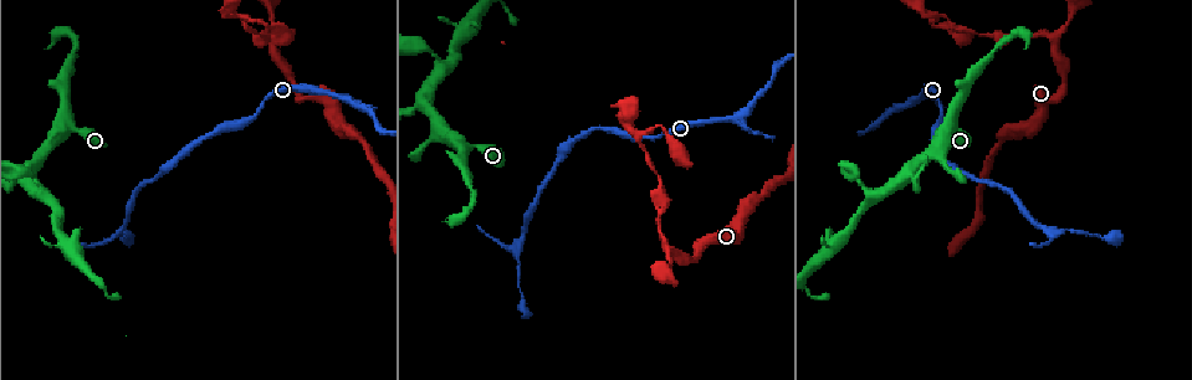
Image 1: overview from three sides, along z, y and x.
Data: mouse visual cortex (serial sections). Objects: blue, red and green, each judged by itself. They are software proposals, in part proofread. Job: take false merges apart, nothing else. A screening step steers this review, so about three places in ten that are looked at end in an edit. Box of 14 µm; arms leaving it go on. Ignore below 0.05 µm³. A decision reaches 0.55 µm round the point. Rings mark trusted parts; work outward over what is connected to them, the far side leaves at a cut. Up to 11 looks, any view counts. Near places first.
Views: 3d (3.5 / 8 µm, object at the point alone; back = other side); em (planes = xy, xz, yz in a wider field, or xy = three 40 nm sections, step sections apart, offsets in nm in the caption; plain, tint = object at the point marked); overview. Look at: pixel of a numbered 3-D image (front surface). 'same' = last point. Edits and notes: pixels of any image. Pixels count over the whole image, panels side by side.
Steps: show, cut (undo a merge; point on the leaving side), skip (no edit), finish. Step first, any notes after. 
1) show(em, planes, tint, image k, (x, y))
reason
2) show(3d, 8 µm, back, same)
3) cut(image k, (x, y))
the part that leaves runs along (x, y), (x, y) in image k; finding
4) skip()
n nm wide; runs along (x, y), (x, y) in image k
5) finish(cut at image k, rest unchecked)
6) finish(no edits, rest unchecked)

show(3d, 8 µm, image 1, (908, 171))
arms part here

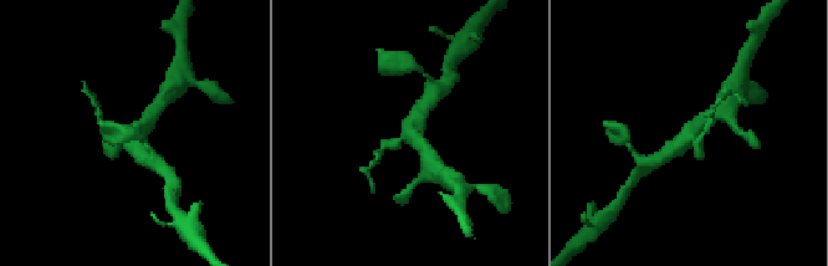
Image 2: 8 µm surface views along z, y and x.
show(3d, 3.5 µm, image 2, (688, 136))

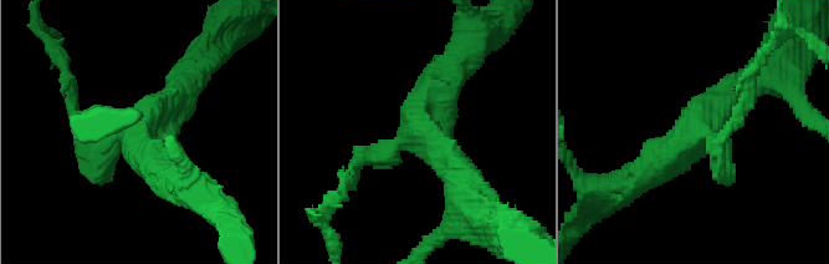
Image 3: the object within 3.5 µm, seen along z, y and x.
cut(image 3, (716, 169))
the part that leaves runs along (711, 136), (733, 178) in image 3; a second cell is stuck on

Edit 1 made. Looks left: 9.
show(3d, 3.5 µm, back, image 1, (1049, 232))
abrupt turn

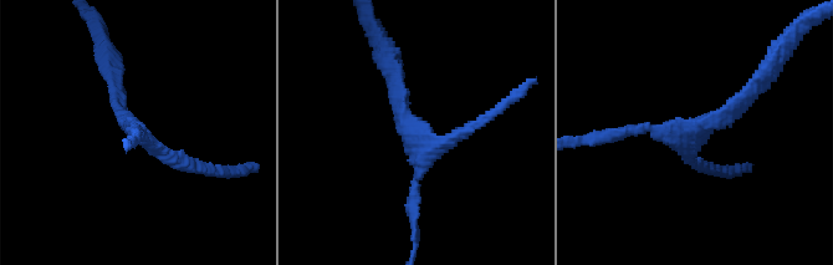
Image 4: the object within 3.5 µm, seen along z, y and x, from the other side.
show(em, xy, step 5, tint, image 4, (422, 132))

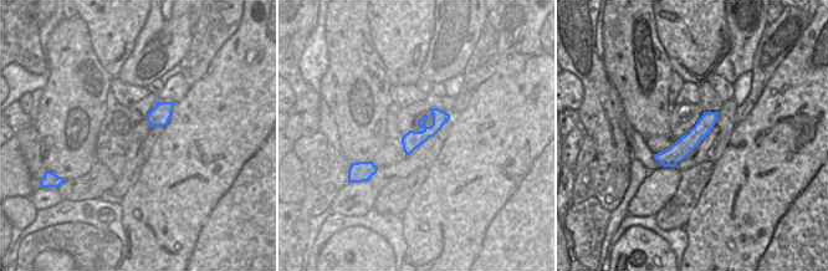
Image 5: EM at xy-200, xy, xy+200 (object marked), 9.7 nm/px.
skip()
runs along (752, 90), (695, 139), (618, 132) in image 4; one cell here

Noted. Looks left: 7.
show(3d, 8 µm, image 1, (1055, 40))
a fork

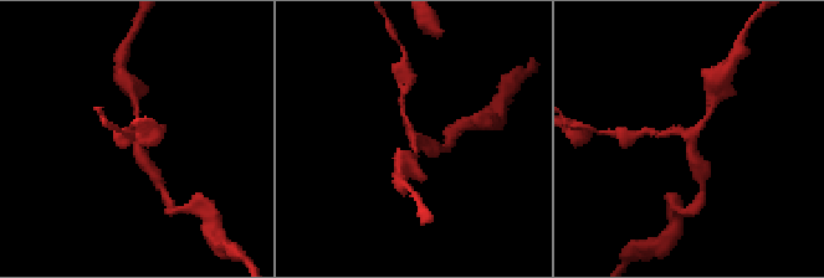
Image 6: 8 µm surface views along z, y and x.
show(3d, 3.5 µm, image 6, (416, 136))

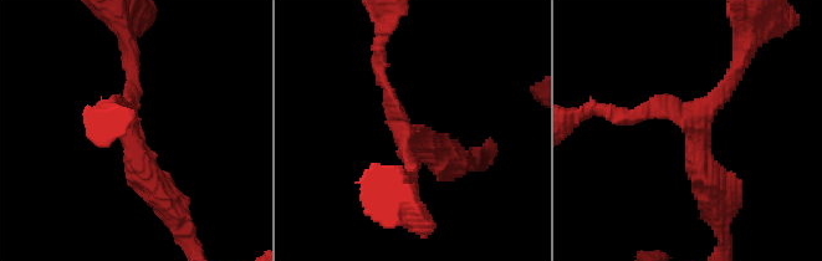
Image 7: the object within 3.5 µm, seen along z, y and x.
show(em, xy, step 2, tint, image 7, (691, 126))
3 arms; arms of 150, 200, 350 nm; shape alone is not enough

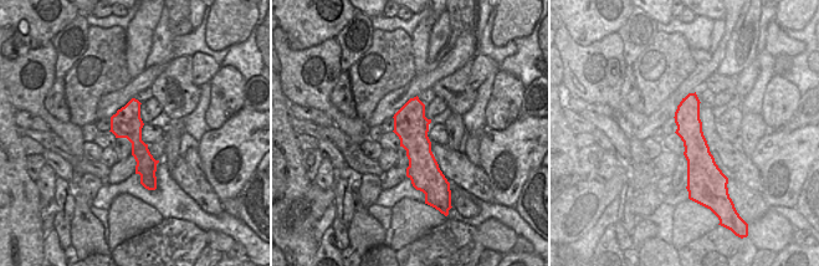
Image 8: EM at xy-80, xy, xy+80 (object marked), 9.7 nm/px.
skip()
340 nm wide; runs along (715, 196), (683, 116), (626, 116) in image 7; all the same cell

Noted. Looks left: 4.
show(3d, 3.5 µm, image 1, (638, 139))

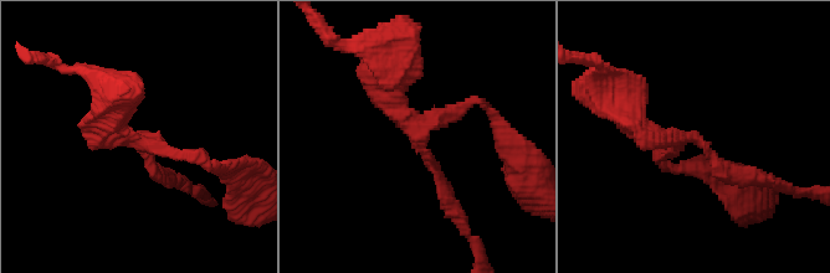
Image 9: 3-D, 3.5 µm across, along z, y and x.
show(em, xy, step 3, tint, image 9, (415, 132))
3 arms; arms of 150, 150, 200 nm; shape alone is not enough

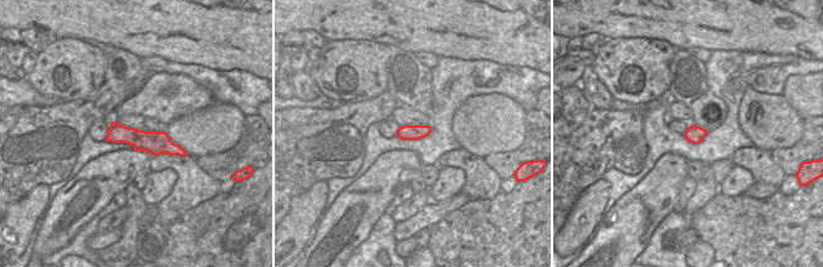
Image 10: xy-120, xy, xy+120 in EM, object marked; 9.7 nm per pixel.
skip()
runs along (110, 134), (127, 134), (180, 152) in image 10; continuous, no second cell

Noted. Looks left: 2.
finish(cut at image 3, rest unchecked)

